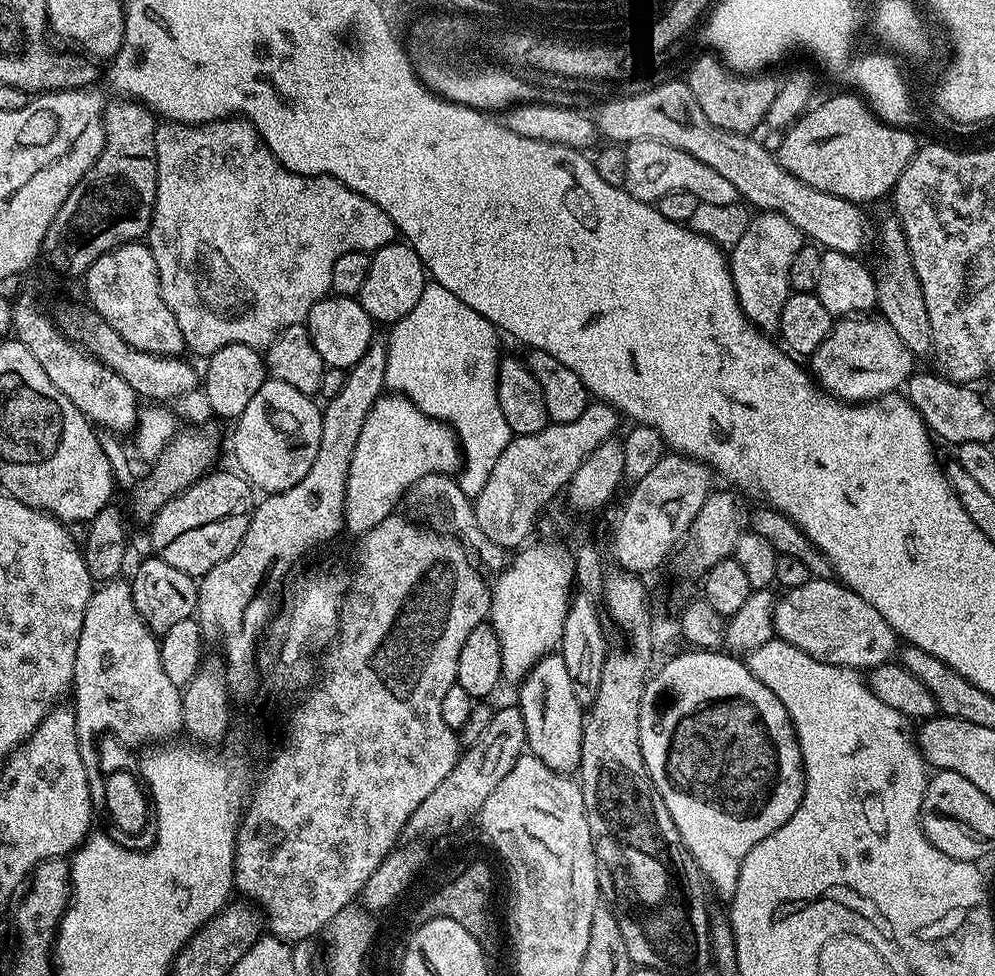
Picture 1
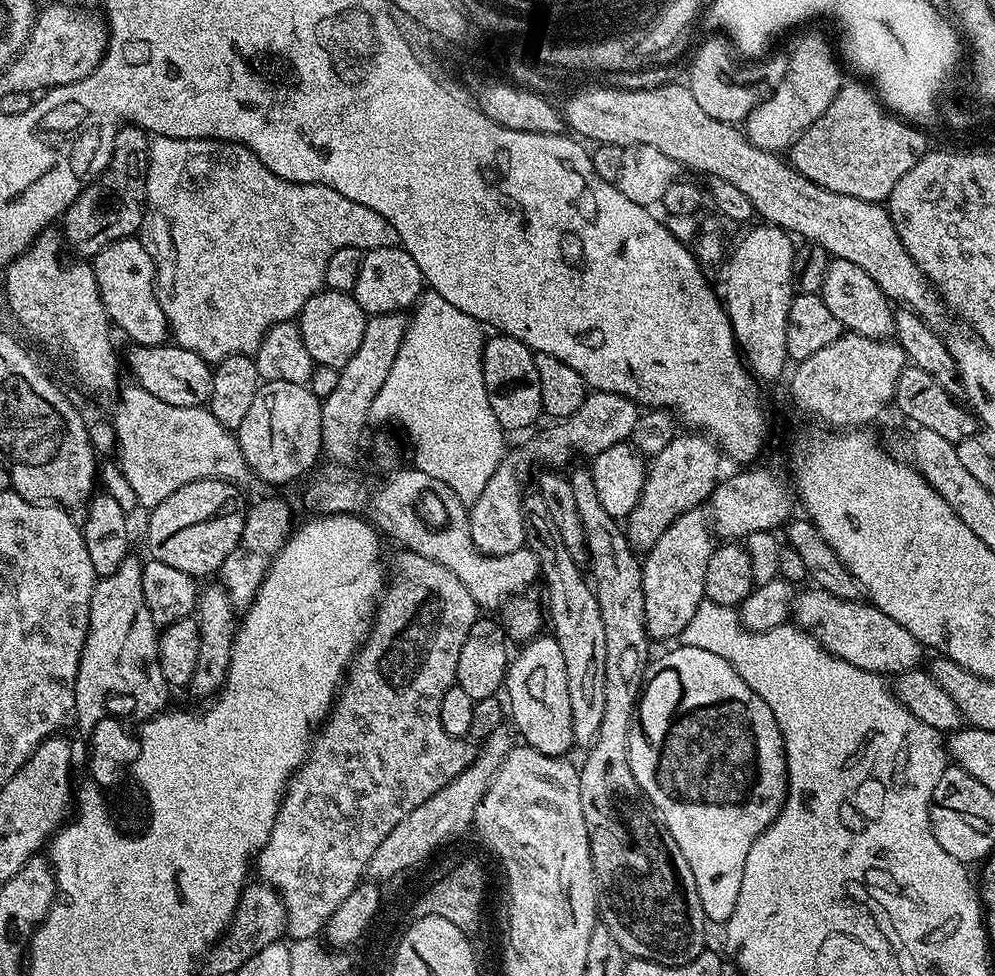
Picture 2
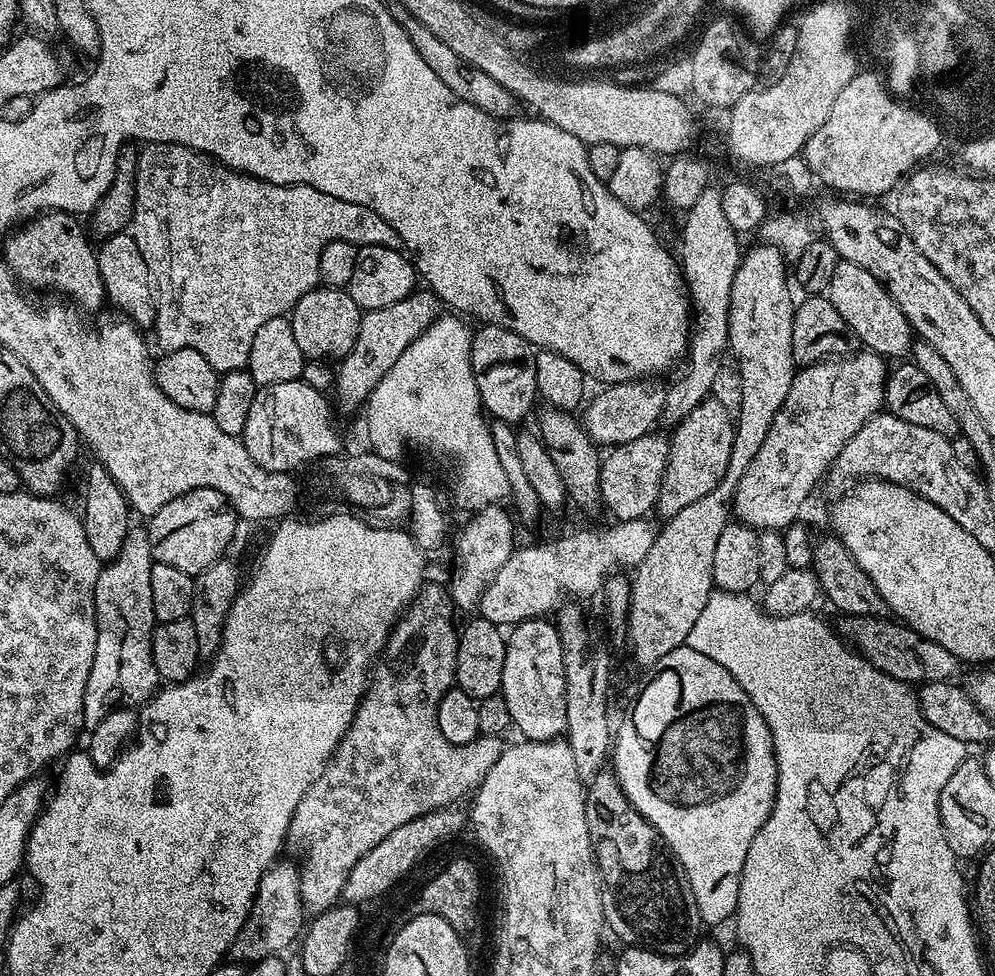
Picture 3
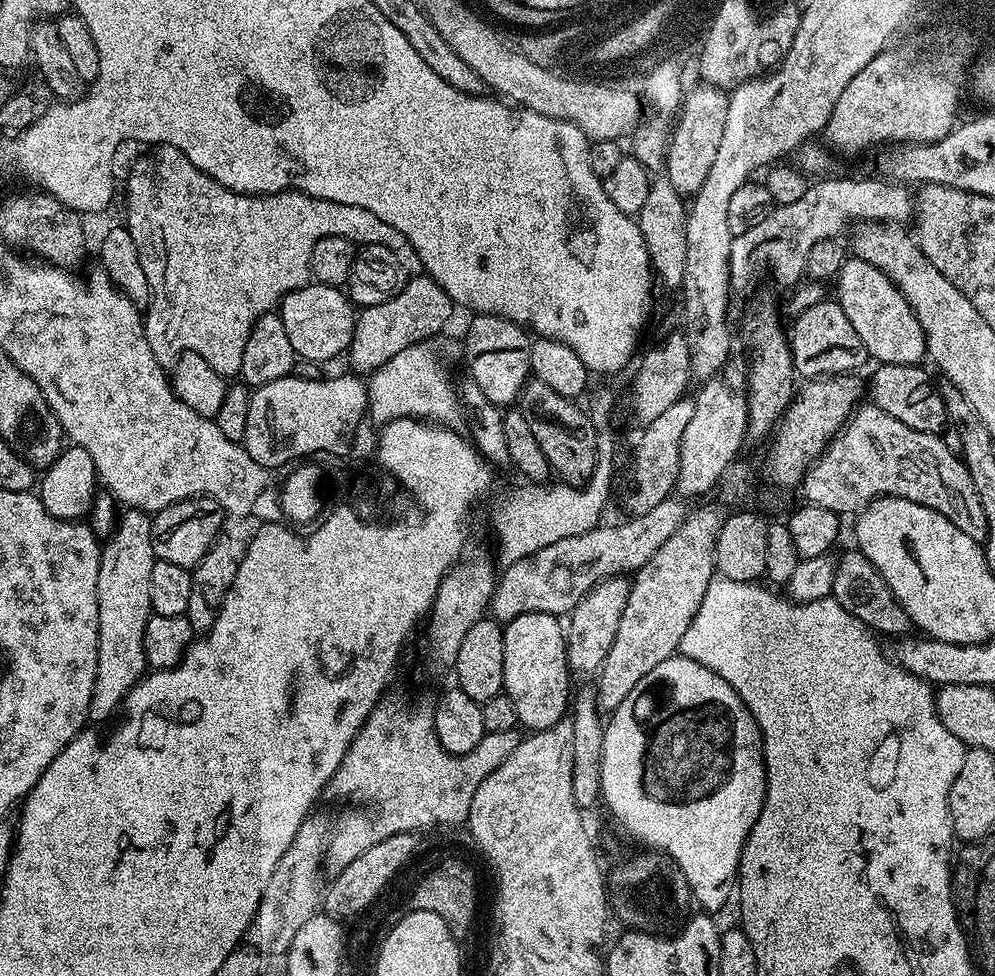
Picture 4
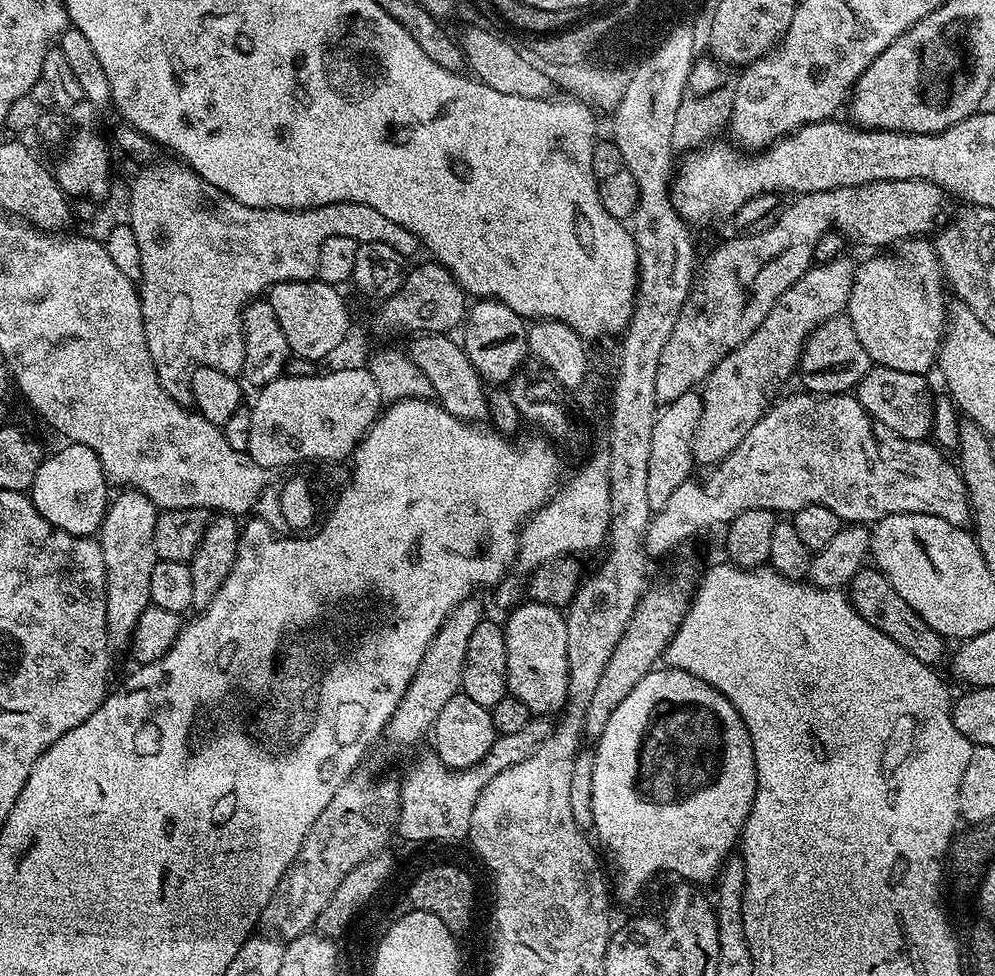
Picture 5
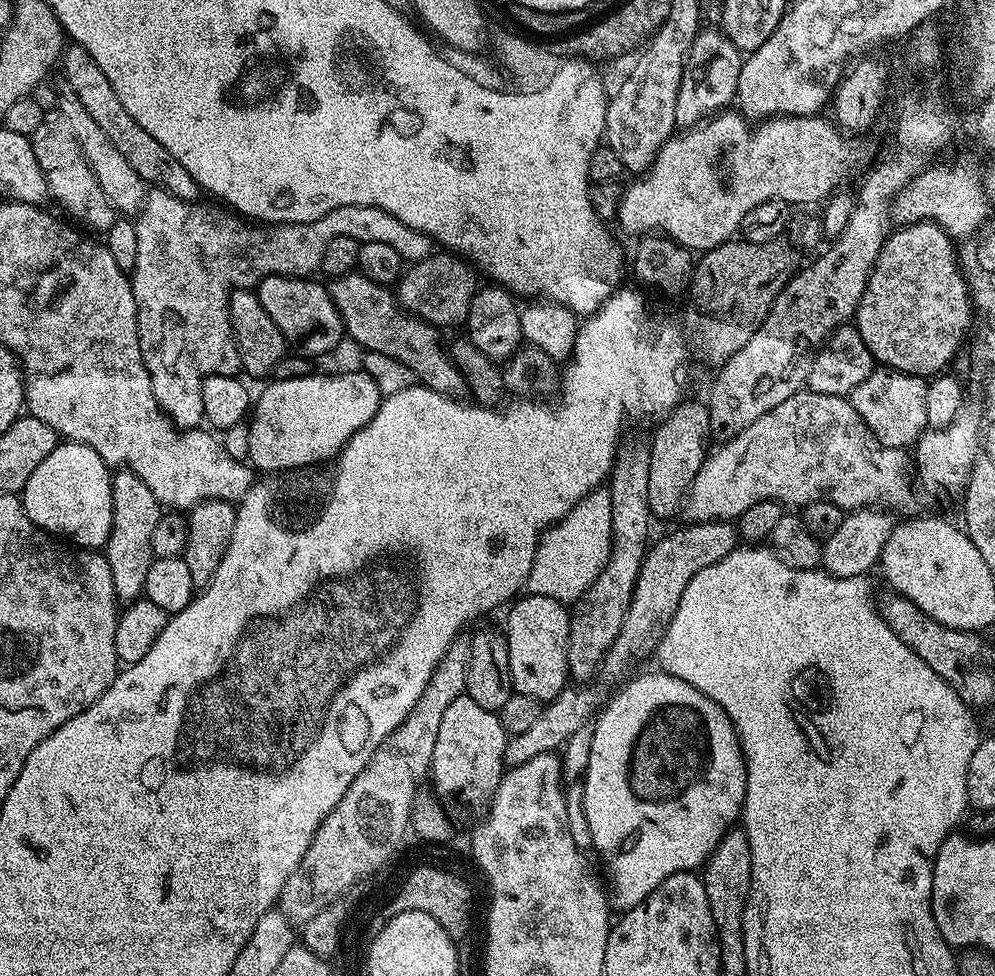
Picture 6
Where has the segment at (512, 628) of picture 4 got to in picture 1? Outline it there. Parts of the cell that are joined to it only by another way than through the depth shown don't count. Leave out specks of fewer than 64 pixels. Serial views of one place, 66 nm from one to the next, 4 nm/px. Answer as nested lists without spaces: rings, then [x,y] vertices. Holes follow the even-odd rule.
[[[558,654],[544,656],[519,681],[518,688],[518,707],[526,726],[527,751],[546,762],[550,770],[575,773],[580,767],[586,714],[578,698],[574,698],[574,685],[570,682],[570,674],[566,674],[564,660]]]

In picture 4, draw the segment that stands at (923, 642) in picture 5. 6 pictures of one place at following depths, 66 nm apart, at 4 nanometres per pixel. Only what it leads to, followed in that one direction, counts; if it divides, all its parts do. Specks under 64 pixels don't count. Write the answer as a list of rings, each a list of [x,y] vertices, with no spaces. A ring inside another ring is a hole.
[[[859,550],[851,551],[836,560],[831,599],[836,600],[842,610],[854,614],[858,622],[862,622],[881,637],[903,638],[909,635],[914,628],[913,622],[898,602],[898,598],[894,598],[890,586],[886,586],[882,574],[878,574],[876,567]]]

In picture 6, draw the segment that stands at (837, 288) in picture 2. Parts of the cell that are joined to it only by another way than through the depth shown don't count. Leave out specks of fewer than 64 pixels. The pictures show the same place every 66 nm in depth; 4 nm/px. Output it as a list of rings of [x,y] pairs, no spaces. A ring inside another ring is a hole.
[[[924,220],[920,224],[897,227],[885,240],[856,307],[854,326],[862,334],[862,342],[866,342],[877,365],[931,378],[943,373],[947,369],[944,367],[955,358],[956,351],[963,346],[964,335],[972,324],[972,316],[974,317],[974,305],[968,294],[964,273],[960,271],[953,237],[936,224]]]

